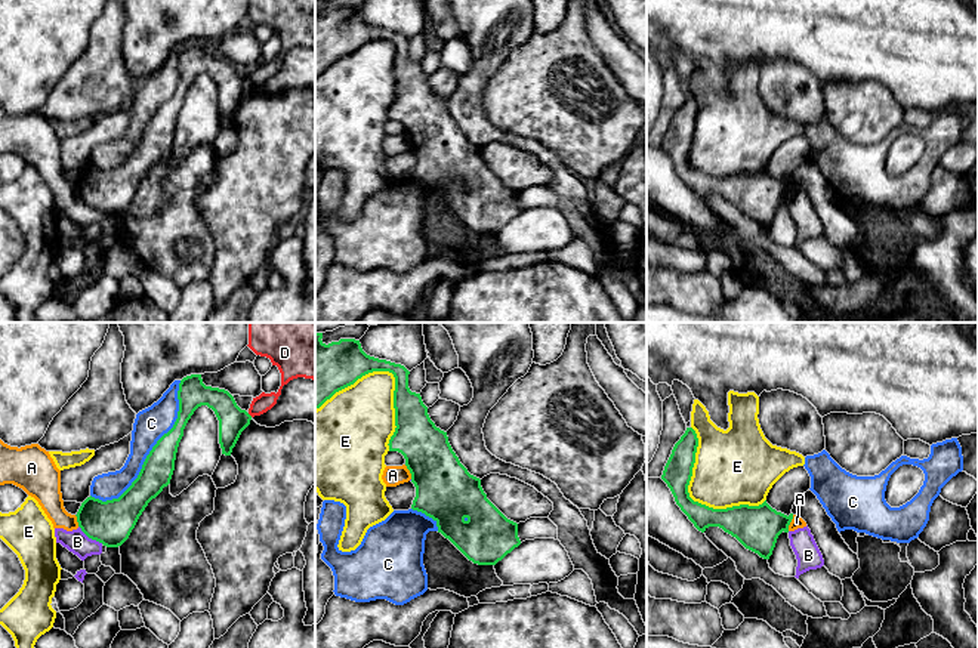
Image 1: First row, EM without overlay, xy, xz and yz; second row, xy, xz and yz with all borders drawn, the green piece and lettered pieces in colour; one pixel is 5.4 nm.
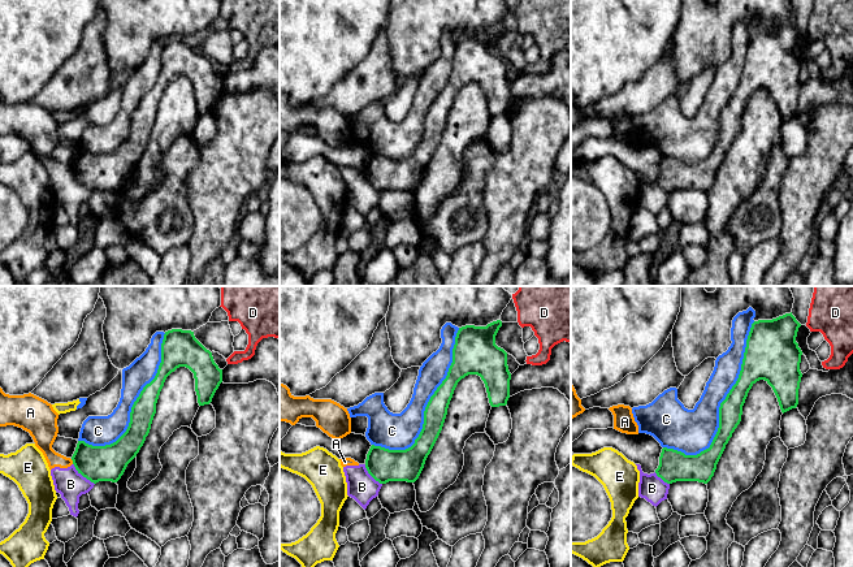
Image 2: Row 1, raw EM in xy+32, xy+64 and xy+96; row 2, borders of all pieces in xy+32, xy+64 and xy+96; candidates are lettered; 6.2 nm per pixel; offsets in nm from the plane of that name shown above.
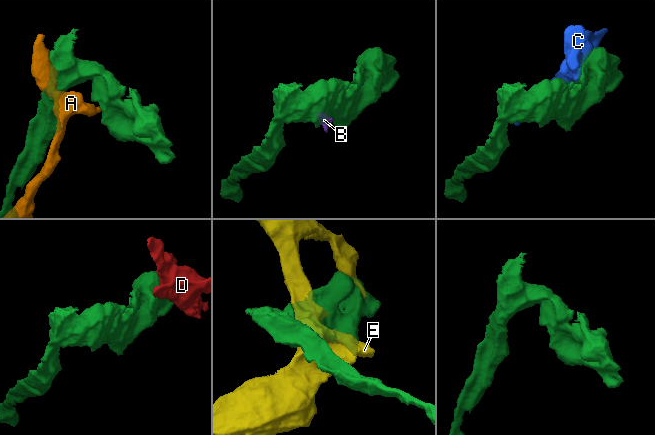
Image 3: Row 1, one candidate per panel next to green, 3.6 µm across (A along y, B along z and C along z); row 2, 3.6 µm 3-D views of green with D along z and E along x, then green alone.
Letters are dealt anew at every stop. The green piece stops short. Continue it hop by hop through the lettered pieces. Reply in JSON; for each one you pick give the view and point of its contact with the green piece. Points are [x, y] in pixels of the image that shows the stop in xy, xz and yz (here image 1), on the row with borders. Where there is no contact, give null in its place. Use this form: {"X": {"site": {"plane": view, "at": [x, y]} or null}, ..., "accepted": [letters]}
{"accepted": []}

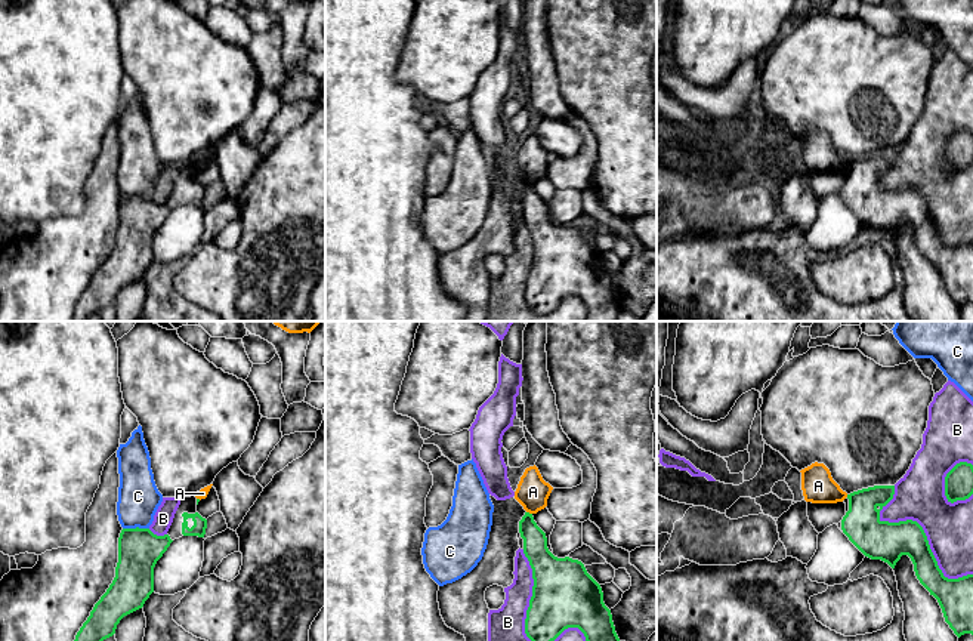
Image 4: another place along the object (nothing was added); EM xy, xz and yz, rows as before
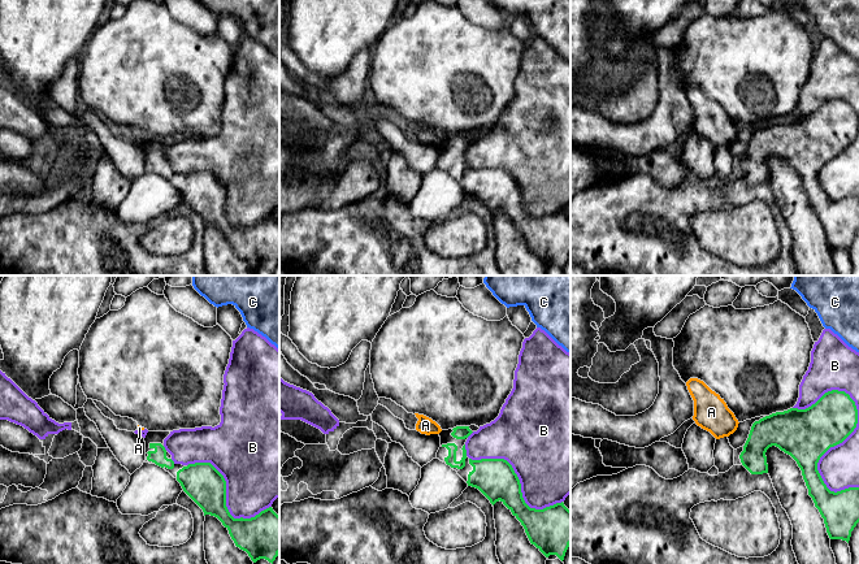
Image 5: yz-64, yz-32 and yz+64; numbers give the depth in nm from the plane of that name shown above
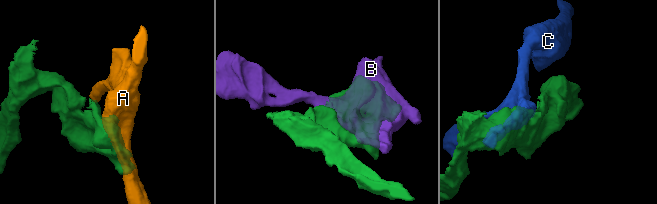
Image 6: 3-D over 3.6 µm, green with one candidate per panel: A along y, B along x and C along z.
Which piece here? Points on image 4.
{"accepted": []}

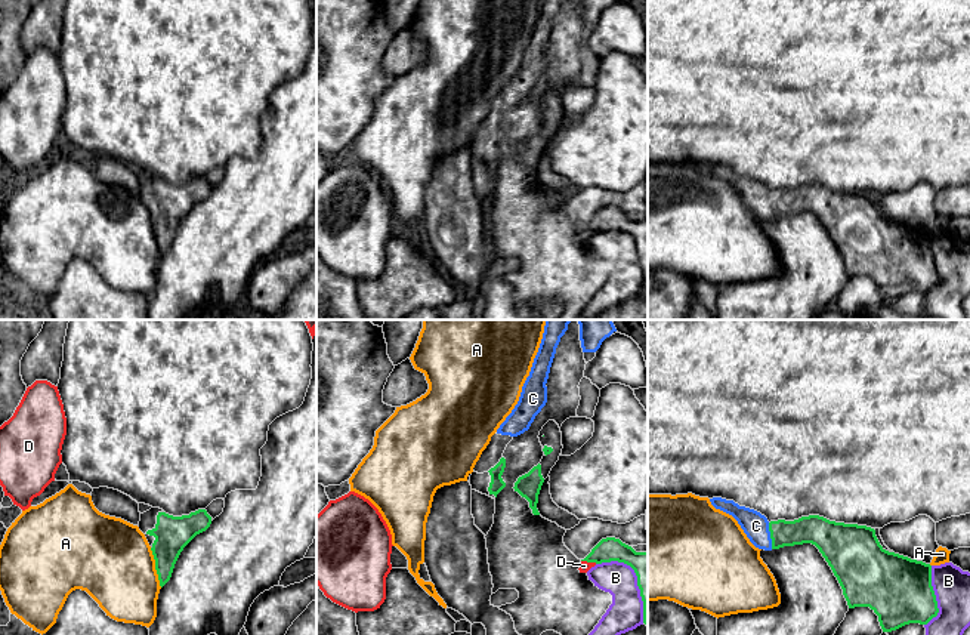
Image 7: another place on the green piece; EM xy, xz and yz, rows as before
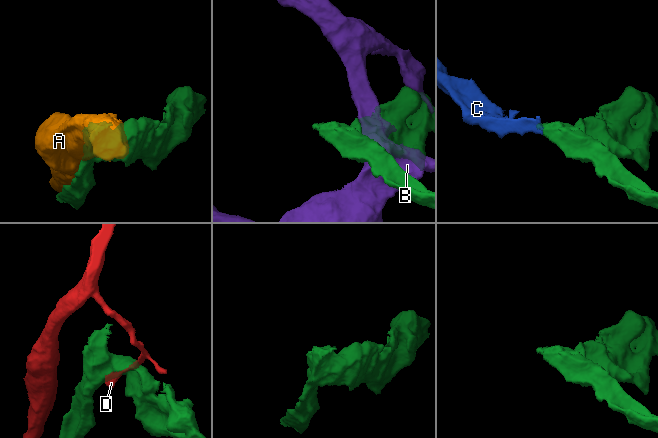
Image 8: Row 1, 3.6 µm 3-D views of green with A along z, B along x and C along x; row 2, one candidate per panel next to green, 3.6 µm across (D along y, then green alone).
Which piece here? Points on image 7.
{"C": {"site": {"plane": "yz", "at": [771, 536]}}, "accepted": ["C"]}

